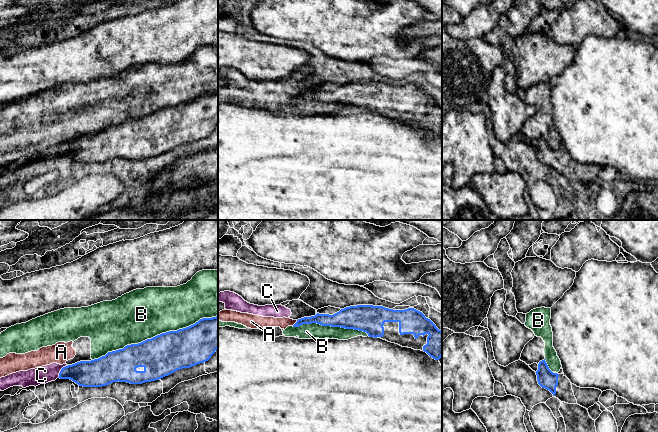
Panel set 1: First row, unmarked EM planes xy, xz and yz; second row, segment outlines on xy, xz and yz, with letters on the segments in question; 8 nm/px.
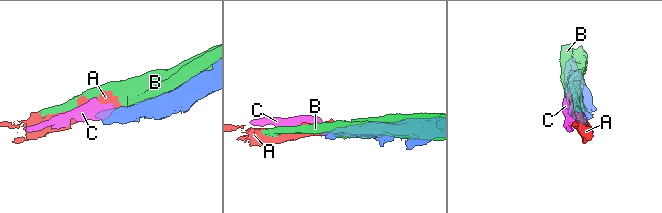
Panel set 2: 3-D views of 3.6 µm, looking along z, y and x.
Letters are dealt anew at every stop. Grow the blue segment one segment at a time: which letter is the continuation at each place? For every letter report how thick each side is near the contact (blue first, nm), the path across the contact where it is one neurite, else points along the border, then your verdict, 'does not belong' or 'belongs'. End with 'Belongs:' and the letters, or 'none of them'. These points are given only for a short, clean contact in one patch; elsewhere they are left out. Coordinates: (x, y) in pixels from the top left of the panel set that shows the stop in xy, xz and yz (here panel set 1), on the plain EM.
A: 100 nm thick on the blue side, 110 nm on the other; border along xz (297, 96), (292, 101); does not belong
B: 320 nm thick on the blue side, 400 nm on the other; does not belong
C: 220 nm thick on the blue side, 140 nm on the other; border along xy (68, 141), (61, 145), (57, 153); does not belong
Belongs: none of them

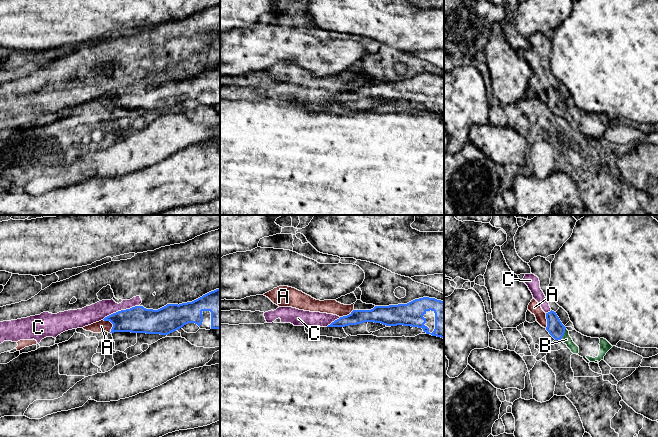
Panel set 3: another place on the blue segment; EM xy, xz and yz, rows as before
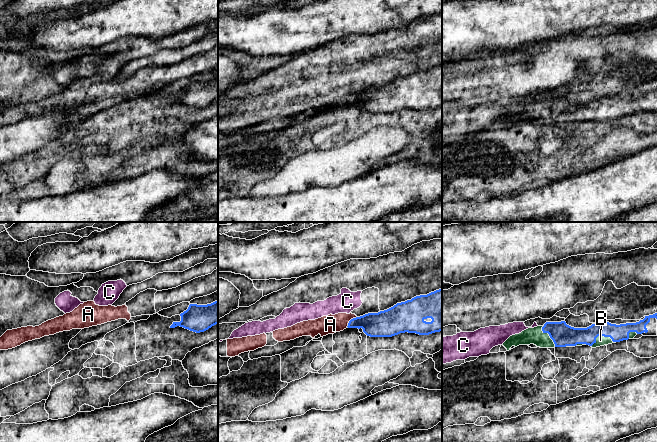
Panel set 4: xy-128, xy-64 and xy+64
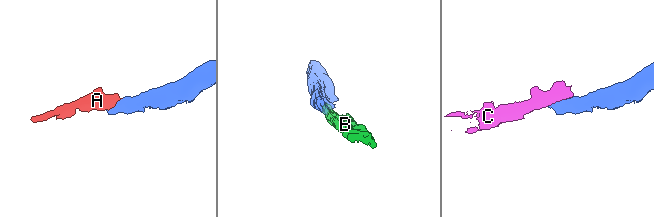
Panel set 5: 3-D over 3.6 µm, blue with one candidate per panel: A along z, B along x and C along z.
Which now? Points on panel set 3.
A: 220 nm thick on the blue side, 90 nm on the other; border along xy (103, 95), (108, 96), (112, 100), (110, 108); does not belong
B: 140 nm thick on the blue side, 80 nm on the other; belongs
C: 220 nm thick on the blue side, 150 nm on the other; border along xy (138, 81), (118, 86), (102, 95); does not belong
Belongs: B

